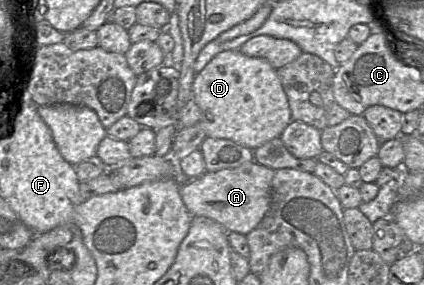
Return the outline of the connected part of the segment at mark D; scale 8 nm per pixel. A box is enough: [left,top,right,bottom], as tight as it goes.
[193,50,292,150]

